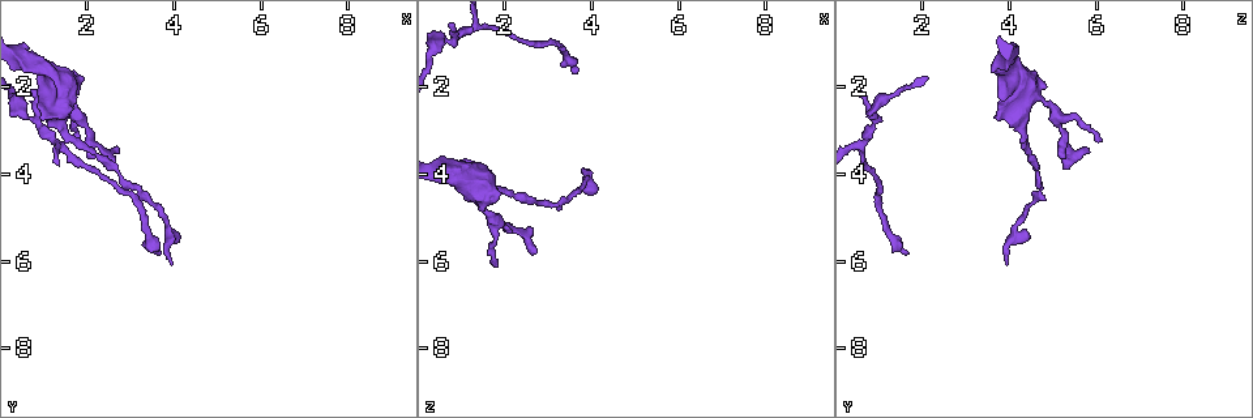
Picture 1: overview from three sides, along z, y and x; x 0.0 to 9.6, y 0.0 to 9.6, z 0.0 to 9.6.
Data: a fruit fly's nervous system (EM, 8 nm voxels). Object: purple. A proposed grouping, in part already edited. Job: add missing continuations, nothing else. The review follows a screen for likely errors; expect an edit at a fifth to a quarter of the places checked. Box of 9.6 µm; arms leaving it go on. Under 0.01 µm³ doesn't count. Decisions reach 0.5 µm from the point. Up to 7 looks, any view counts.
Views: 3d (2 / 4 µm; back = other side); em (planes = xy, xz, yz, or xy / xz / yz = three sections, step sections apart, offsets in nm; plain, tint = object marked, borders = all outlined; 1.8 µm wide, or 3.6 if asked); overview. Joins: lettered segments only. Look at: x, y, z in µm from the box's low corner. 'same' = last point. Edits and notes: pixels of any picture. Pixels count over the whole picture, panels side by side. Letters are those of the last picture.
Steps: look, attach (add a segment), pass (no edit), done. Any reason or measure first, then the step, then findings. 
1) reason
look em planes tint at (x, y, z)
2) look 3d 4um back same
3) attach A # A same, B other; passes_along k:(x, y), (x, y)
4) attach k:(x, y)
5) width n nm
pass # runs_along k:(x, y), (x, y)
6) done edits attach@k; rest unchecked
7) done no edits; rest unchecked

look em xy step 16 borders at (3.65, 5.80, 1.70)

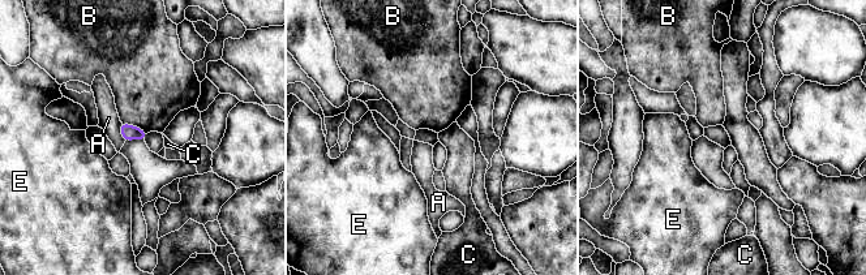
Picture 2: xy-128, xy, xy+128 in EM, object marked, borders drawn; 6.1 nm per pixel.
another direction
look em planes borders same

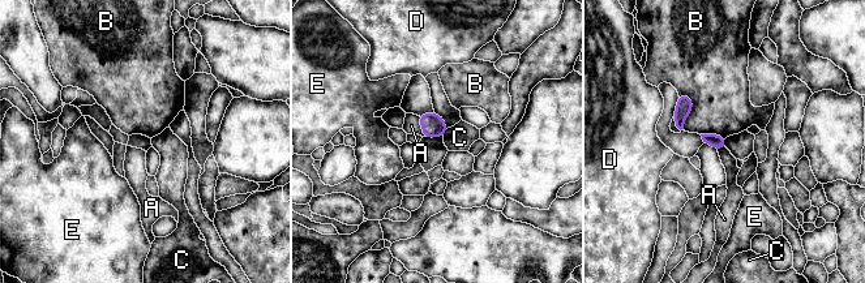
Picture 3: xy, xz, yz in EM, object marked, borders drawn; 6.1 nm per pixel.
width 80 nm
pass # A other, B other, C other, D other, E other; border 3:(681, 94), (692, 102), (685, 131); none of them fits

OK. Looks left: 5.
tapers out
look em planes borders at (4.00, 6.00, 4.00)

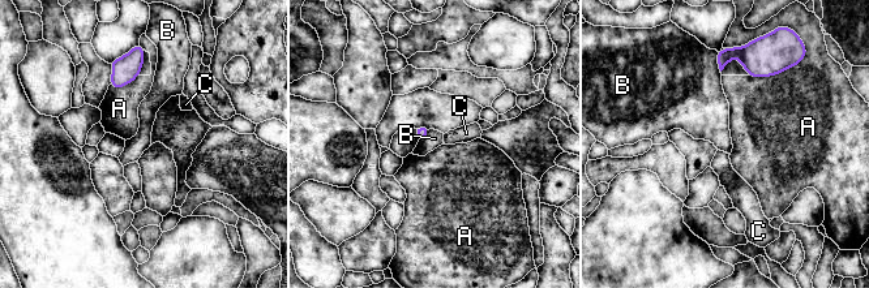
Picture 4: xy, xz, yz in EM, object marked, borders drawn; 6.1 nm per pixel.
pass # A other, B other, C other; border 4:(716, 54), (716, 65), (720, 71); none of them fits

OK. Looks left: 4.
look 3d 2um at (2.45, 3.55, 5.30)

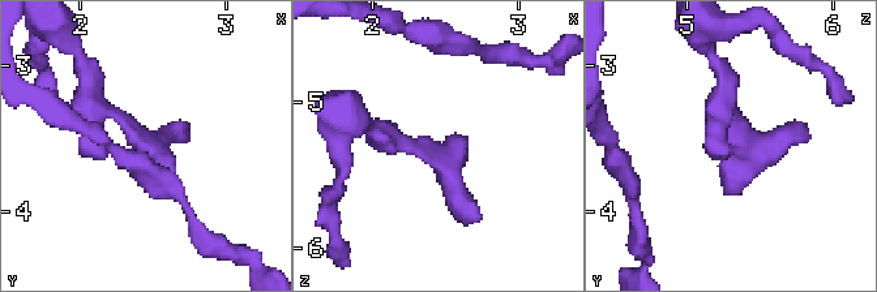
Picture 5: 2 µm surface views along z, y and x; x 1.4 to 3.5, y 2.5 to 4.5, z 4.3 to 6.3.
now the EM
look em planes borders at (2.42, 3.52, 5.36)

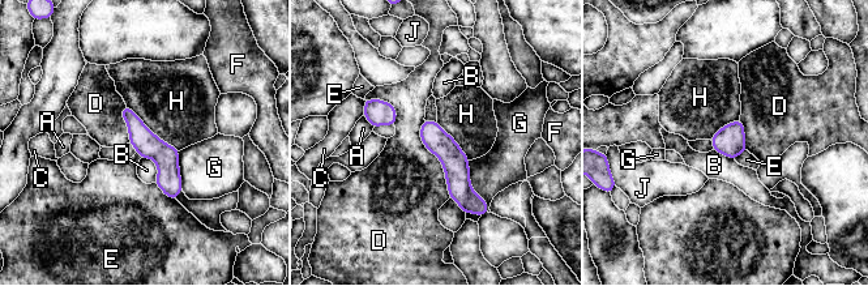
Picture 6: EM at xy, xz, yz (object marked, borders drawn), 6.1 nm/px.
longest_contact D 500 nm
pass # A other, B other, C other, D other, E other, F other, G other, H other, J other; runs_along 6:(426, 124), (477, 206); none of them fits

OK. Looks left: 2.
done no edits; rest unchecked

